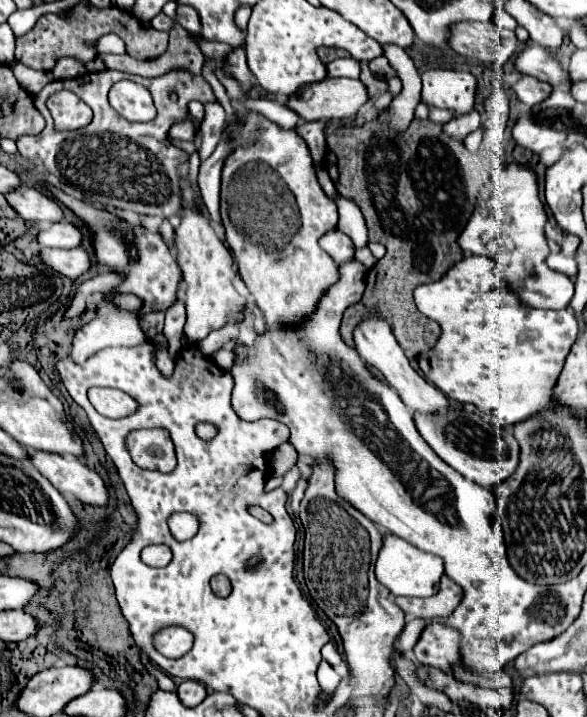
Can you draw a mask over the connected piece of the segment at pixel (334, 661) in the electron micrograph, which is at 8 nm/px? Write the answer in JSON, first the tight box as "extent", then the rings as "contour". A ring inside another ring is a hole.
{"extent":[321,641,341,667],"contour":[[[329,641],[329,643],[321,649],[321,653],[323,653],[323,659],[325,659],[331,667],[337,667],[337,665],[341,663],[341,655],[335,651],[335,643],[333,643],[333,641]]]}

